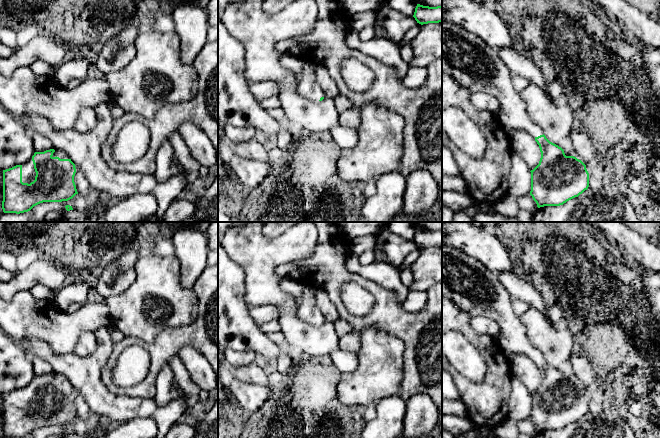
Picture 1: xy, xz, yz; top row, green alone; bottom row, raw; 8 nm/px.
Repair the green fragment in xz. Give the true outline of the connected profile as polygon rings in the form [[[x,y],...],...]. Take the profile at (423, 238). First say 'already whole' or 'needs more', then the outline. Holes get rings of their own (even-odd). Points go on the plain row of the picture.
already whole; [[[417,228],[413,241],[421,249],[442,246],[442,230],[429,231]]]

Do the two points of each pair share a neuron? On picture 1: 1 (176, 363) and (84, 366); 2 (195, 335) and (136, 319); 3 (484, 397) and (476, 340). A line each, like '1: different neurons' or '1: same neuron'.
1: different neurons
2: different neurons
3: same neuron

